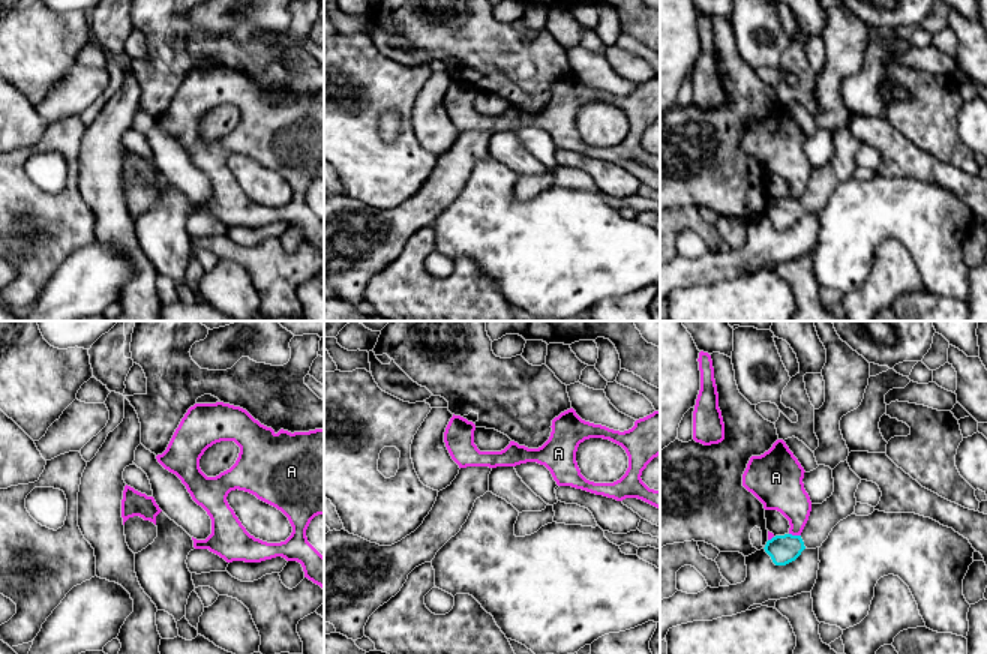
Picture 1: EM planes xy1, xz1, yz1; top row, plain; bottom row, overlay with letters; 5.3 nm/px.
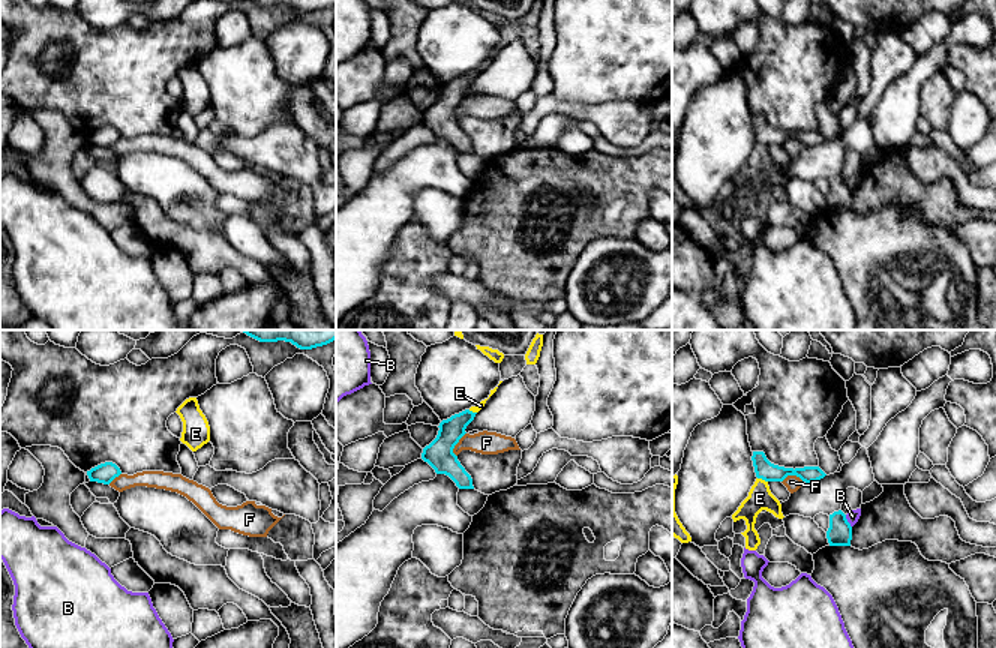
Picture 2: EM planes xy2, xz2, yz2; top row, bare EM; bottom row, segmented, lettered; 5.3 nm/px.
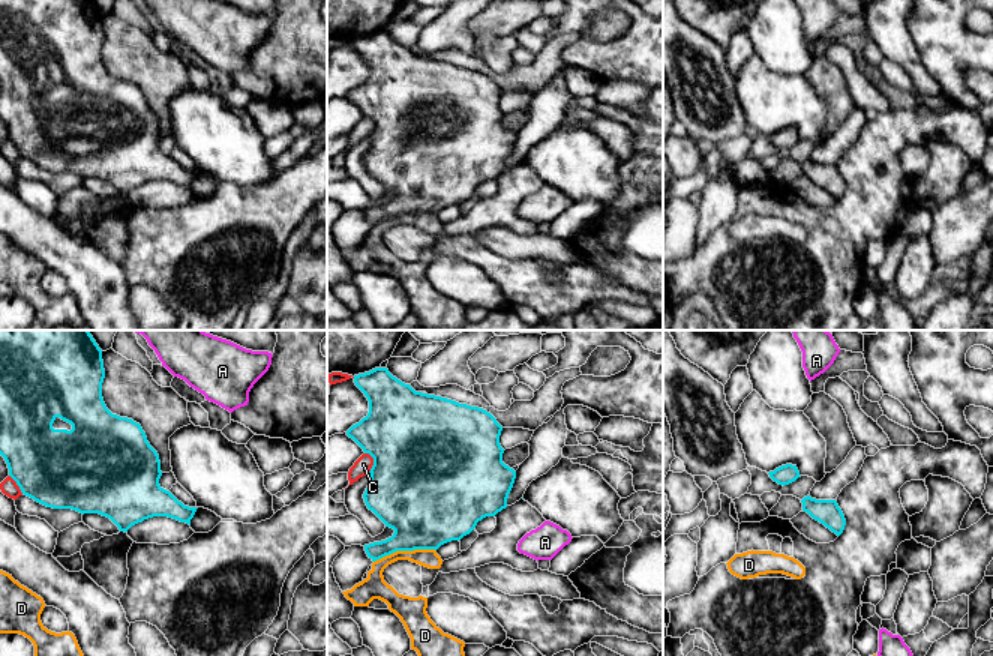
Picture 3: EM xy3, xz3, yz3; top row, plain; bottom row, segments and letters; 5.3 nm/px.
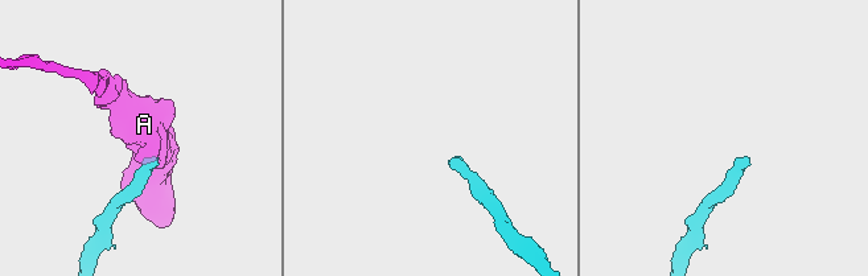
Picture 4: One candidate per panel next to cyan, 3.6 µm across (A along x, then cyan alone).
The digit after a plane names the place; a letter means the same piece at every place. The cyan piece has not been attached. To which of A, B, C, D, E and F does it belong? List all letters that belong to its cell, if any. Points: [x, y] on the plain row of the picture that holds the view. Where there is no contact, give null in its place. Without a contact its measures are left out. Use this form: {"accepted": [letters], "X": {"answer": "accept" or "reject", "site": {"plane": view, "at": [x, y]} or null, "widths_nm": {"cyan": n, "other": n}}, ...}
{"accepted": [], "A": {"answer": "reject", "site": {"plane": "yz1", "at": [795, 200]}, "widths_nm": {"cyan": 160, "other": 220}}, "B": {"answer": "reject", "site": {"plane": "yz2", "at": [846, 185]}, "widths_nm": {"cyan": 130, "other": 70}}, "C": {"answer": "reject", "site": {"plane": "xz3", "at": [374, 125]}, "widths_nm": {"cyan": 500, "other": 90}}, "D": {"answer": "reject", "site": {"plane": "xz3", "at": [404, 213]}, "widths_nm": {"cyan": 420, "other": 120}}, "E": {"answer": "reject", "site": {"plane": "yz2", "at": [762, 143]}, "widths_nm": {"cyan": 100, "other": 130}}, "F": {"answer": "reject", "site": {"plane": "xz2", "at": [456, 107]}, "widths_nm": {"cyan": 150, "other": 130}}}

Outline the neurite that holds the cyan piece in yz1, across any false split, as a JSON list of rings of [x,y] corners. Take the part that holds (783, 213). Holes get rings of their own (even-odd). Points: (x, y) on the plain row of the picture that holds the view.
[[[848,124],[832,134],[834,156],[822,168],[812,168],[808,184],[800,200],[776,200],[765,208],[765,216],[776,230],[795,225],[801,216],[820,212],[832,192],[848,180],[854,178],[855,156],[861,142],[850,134]]]

